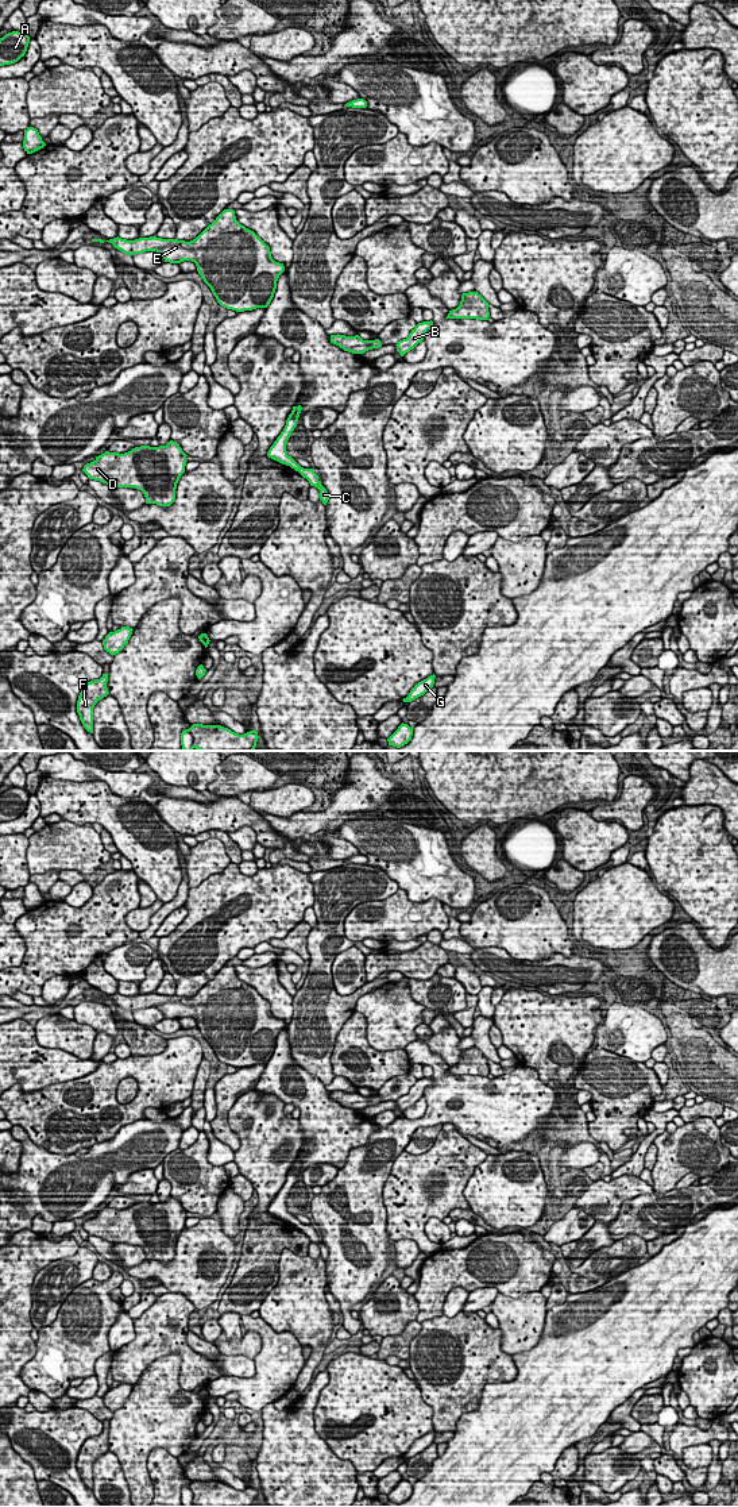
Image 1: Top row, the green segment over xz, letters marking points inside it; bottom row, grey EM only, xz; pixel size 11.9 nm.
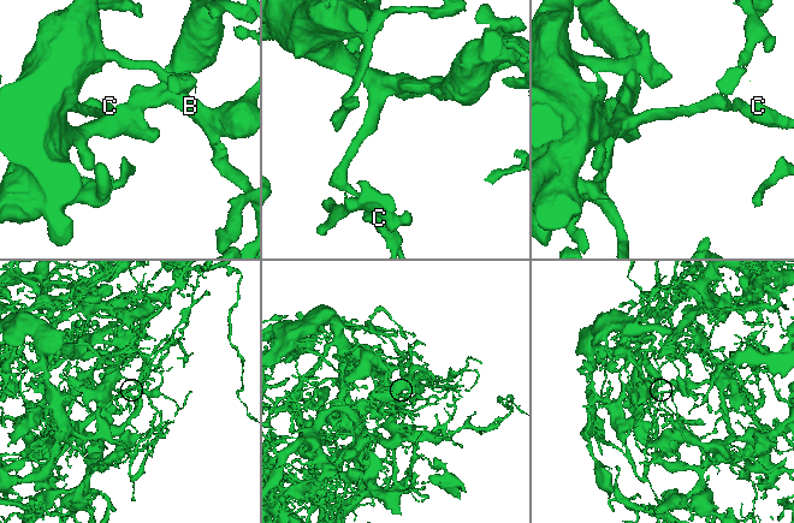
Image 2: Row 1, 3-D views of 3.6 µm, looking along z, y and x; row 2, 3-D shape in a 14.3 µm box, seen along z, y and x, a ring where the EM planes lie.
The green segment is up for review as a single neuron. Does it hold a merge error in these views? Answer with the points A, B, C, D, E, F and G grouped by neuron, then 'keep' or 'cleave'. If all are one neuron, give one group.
A B C D E F G; keep

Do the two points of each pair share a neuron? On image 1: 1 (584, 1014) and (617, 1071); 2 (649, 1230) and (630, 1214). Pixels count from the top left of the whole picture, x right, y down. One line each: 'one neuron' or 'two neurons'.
1: two neurons
2: one neuron

